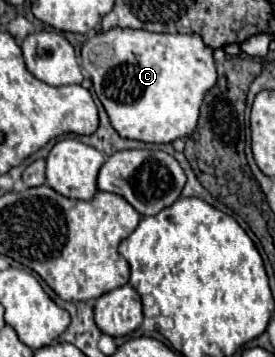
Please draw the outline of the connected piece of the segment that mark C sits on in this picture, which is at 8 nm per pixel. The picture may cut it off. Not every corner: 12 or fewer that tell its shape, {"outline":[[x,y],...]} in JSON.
{"outline":[[112,28],[88,70],[122,138],[194,132],[216,84],[196,34]]}

